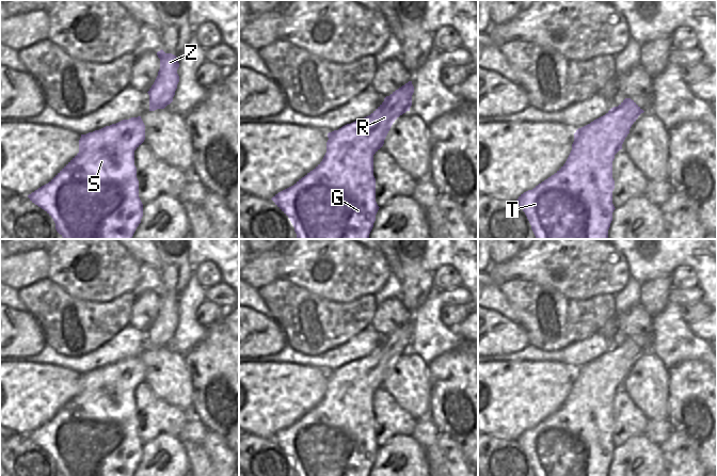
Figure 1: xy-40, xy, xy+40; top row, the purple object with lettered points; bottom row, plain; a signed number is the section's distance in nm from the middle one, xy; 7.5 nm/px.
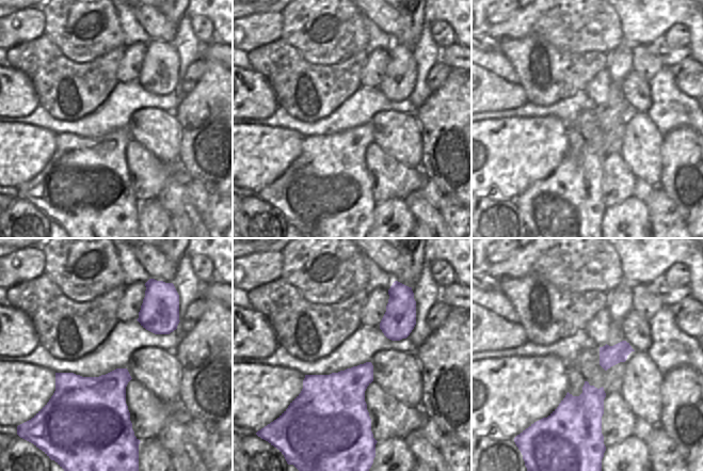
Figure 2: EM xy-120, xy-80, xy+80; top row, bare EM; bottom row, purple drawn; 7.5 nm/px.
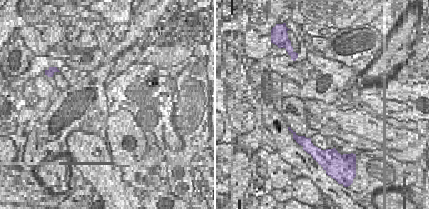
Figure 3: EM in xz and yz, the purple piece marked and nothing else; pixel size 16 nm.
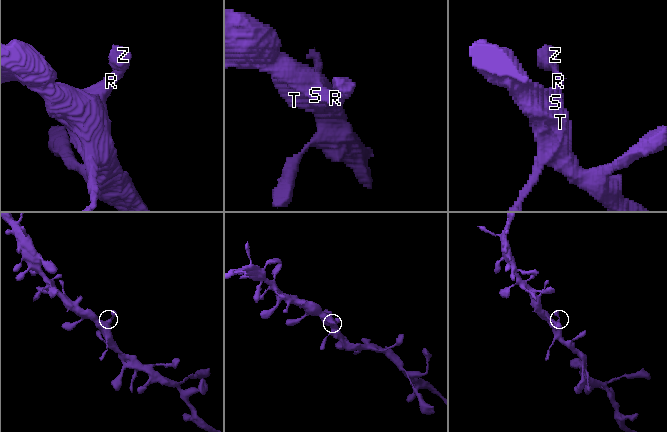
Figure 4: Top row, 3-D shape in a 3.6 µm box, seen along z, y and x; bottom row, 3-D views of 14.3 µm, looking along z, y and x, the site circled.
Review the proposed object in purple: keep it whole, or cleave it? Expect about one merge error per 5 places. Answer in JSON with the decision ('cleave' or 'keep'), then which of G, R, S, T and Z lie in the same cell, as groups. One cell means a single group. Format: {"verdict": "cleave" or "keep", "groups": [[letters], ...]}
{"verdict": "keep", "groups": [["G", "R", "S", "T", "Z"]]}

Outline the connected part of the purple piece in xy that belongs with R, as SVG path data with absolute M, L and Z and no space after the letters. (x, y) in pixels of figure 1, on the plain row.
M409 320L389 335L368 355L328 372L326 392L322 400L293 425L271 439L290 458L297 476L369 476L379 445L376 441L373 394L383 385L393 362L410 350L414 326Z

